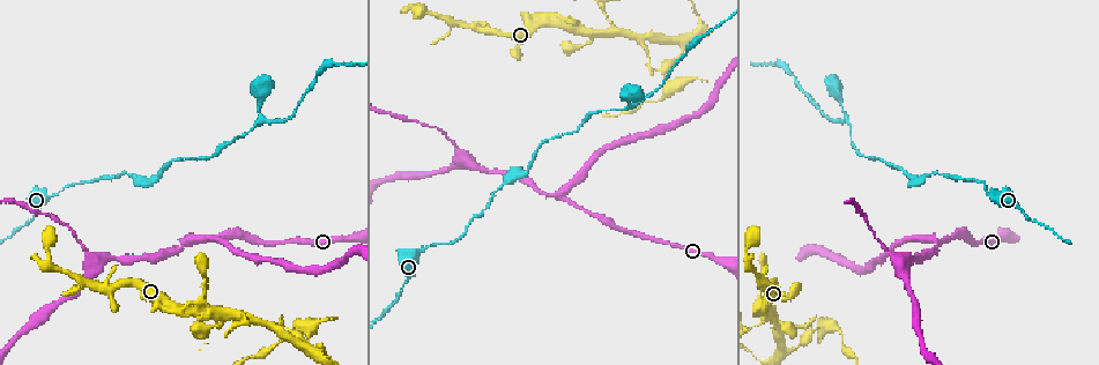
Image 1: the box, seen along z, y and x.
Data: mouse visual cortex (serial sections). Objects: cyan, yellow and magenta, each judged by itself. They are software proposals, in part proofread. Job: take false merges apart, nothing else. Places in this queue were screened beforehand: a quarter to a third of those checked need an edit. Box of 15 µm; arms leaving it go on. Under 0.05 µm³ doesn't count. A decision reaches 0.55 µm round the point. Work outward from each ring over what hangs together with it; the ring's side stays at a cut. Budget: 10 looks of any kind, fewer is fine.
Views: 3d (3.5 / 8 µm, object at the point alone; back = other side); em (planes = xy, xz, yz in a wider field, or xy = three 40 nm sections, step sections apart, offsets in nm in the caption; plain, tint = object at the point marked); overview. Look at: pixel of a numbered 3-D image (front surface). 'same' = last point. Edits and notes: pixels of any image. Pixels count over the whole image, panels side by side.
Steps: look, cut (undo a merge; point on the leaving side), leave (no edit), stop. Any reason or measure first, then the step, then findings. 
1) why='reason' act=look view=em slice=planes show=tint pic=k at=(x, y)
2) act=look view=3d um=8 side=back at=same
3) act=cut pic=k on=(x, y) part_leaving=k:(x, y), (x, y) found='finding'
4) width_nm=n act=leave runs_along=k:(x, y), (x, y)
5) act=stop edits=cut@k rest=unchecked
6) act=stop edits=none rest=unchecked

why='two arms in line, one across' act=look view=3d um=3.5 pic=1 at=(937, 243)

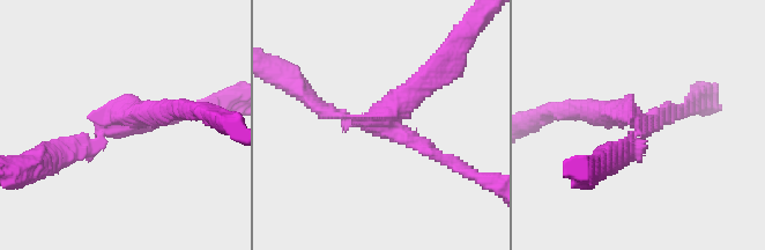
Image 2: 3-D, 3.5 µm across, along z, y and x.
act=look view=em slice=xy step=1 show=tint pic=2 at=(381, 127)

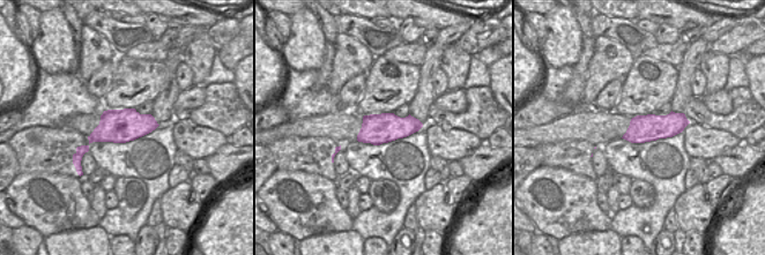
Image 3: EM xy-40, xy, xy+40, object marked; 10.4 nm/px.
act=cut pic=2 on=(149, 104) part_leaving=2:(386, 117), (450, 58), (463, 34) found='two cells meet here'

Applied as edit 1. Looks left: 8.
act=look view=3d um=3.5 side=back pic=1 at=(256, 122)

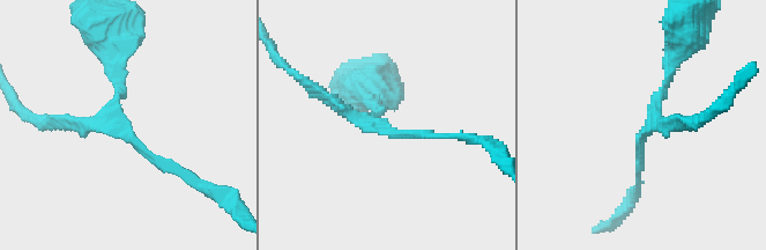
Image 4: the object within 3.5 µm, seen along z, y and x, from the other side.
arms=3 arm_widths_nm=150,150,150 why='now the EM' act=look view=em slice=planes show=tint pic=4 at=(121, 129)

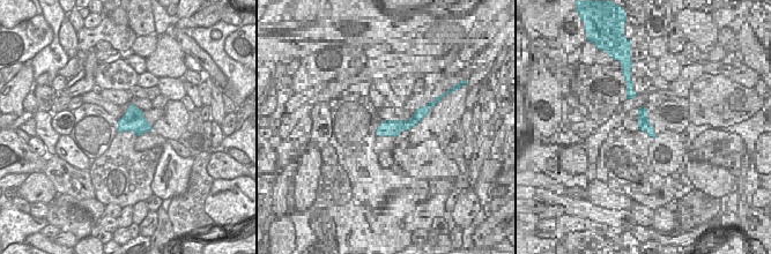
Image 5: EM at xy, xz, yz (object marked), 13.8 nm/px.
act=leave runs_along=4:(639, 176), (639, 140), (675, 59) found='one cell here'

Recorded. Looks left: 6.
why='sharp bend' act=look view=3d um=3.5 pic=1 at=(612, 30)

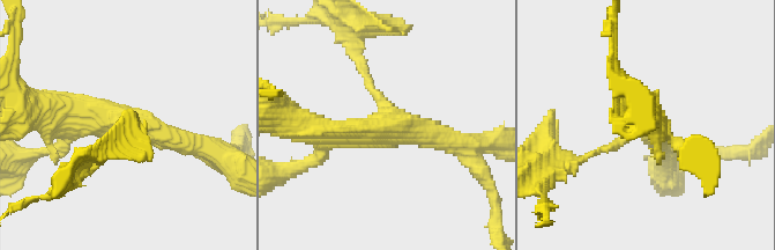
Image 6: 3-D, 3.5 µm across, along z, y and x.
arms=3 arm_widths_nm=150,300,300 act=look view=em slice=xy step=2 show=tint pic=6 at=(385, 126)

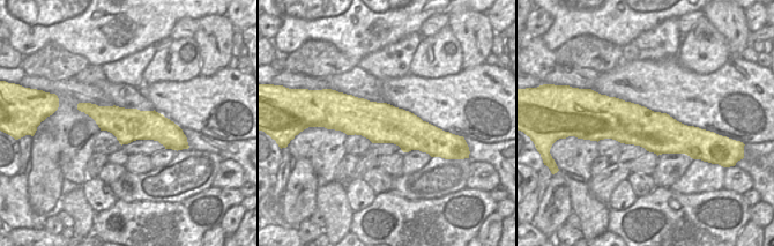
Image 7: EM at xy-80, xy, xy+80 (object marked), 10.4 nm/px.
act=leave runs_along=6:(50, 119), (117, 119), (199, 144) found='continuous, no second cell'

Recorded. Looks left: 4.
why='three arms meet' act=look view=3d um=8 side=back pic=1 at=(781, 350)

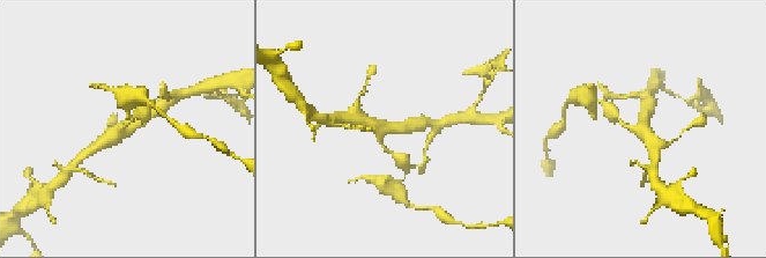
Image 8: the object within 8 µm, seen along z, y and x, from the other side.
why='closer look' act=look view=3d um=3.5 pic=8 at=(384, 129)

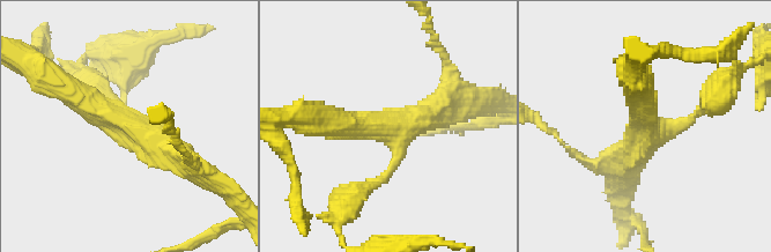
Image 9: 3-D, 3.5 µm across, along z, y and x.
arms=3 arm_widths_nm=150,350,350 why='now the EM' act=look view=em slice=xy step=2 show=tint pic=9 at=(392, 131)

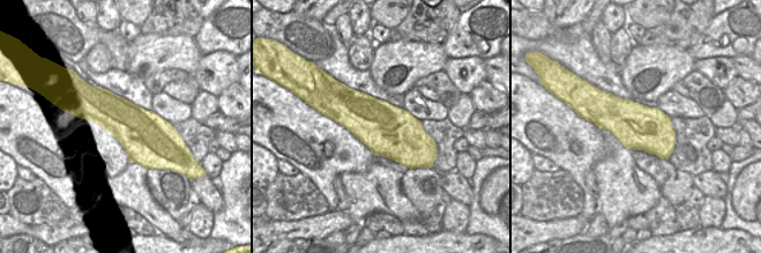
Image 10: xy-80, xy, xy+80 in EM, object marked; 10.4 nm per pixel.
act=leave found='continuous, no second cell'

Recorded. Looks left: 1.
act=stop edits=cut@2 rest=unchecked

